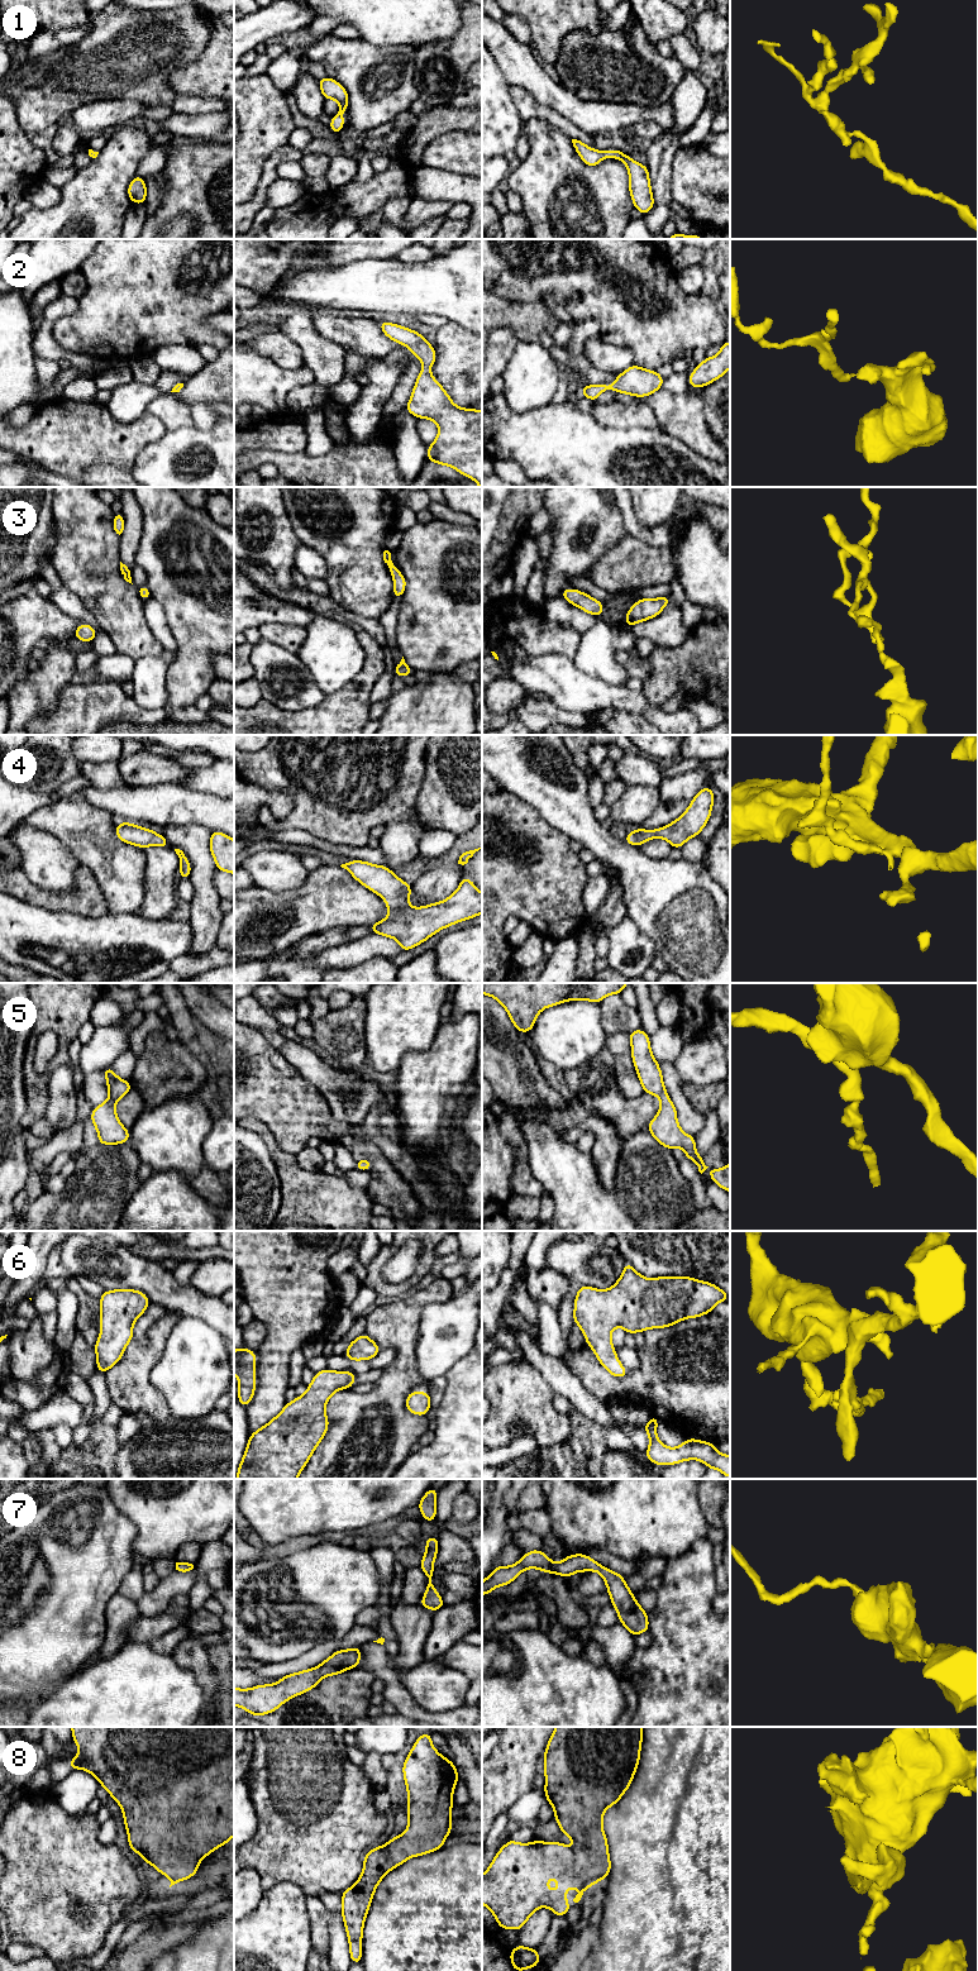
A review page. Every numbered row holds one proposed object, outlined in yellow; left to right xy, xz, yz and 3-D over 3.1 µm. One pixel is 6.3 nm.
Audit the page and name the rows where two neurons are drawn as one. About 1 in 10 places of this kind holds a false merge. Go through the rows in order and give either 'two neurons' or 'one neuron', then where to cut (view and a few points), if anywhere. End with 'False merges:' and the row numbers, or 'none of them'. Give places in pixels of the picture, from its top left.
1: one neuron | no cut
2: one neuron | no cut
3: one neuron | no cut
4: one neuron | no cut
5: one neuron | no cut
6: one neuron | no cut
7: one neuron | no cut
8: one neuron | no cut
False merges: none of them

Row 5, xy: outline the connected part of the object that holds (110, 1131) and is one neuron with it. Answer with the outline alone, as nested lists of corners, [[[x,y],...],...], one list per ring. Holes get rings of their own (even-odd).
[[[111,1066],[104,1070],[106,1085],[109,1089],[109,1098],[91,1112],[91,1121],[97,1131],[100,1145],[118,1145],[129,1141],[130,1134],[119,1121],[115,1104],[121,1099],[132,1088],[132,1083],[120,1079]]]

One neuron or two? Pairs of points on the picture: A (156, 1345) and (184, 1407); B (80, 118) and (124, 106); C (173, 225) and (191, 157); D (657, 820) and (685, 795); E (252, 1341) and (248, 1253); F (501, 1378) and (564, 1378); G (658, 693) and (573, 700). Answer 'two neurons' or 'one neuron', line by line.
A: two neurons
B: one neuron
C: two neurons
D: one neuron
E: two neurons
F: two neurons
G: two neurons

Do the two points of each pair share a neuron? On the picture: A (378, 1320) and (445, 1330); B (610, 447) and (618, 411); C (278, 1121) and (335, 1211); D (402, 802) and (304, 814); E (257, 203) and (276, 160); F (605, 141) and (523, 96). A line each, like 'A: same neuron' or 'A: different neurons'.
A: different neurons
B: different neurons
C: different neurons
D: same neuron
E: same neuron
F: same neuron

